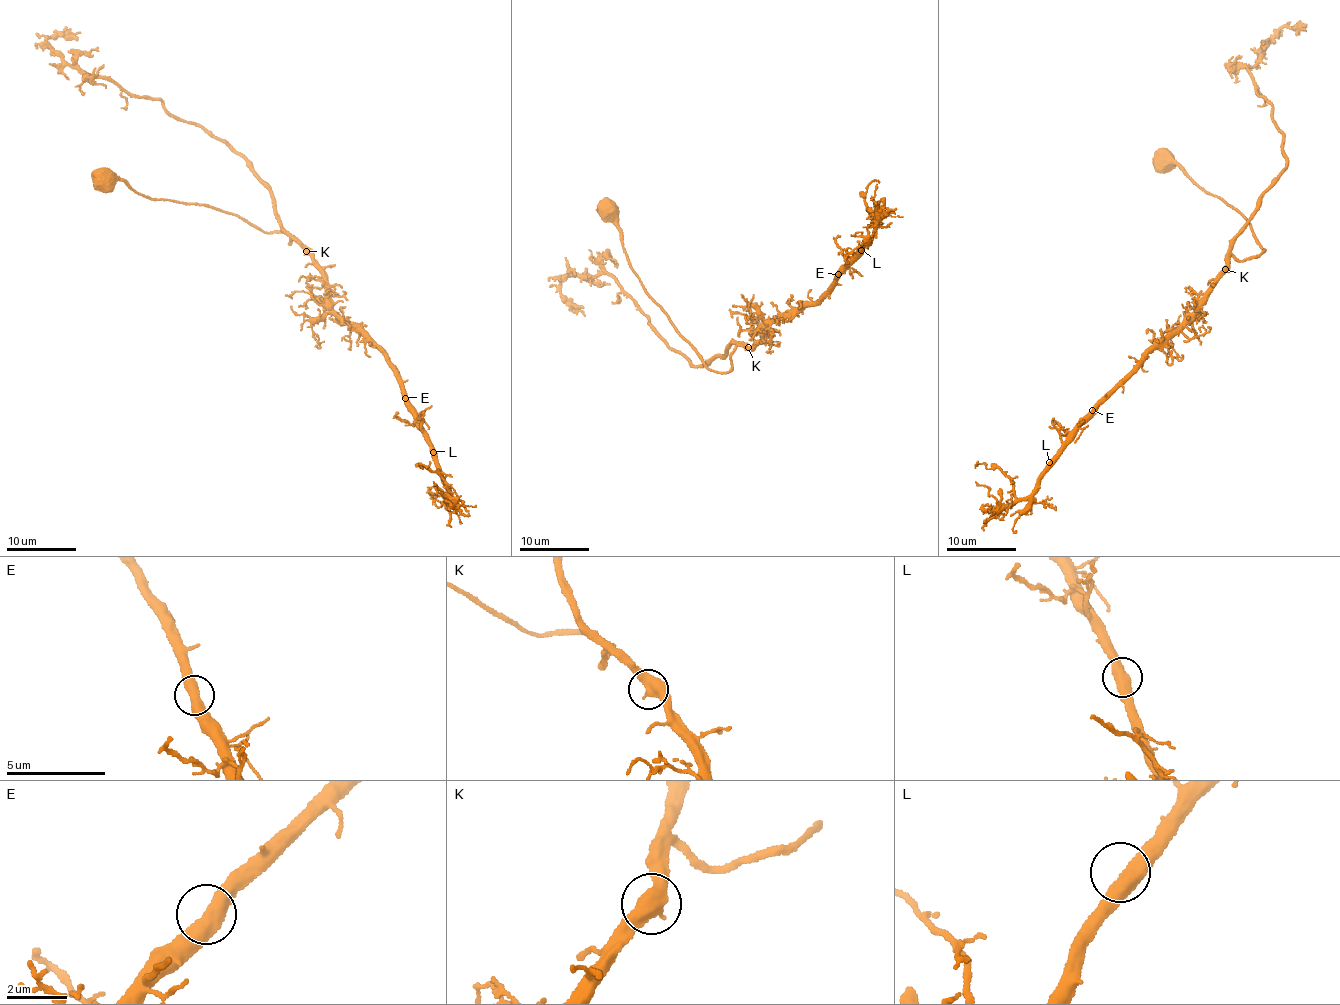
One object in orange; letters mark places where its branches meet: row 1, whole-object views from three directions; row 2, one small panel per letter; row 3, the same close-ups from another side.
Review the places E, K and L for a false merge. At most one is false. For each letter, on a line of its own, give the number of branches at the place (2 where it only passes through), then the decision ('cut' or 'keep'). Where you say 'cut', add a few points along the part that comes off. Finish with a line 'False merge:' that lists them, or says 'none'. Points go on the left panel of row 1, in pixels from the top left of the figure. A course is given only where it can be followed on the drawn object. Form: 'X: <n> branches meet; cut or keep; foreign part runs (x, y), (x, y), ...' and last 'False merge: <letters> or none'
E: 2 branches meet; keep
K: 2 branches meet; keep
L: 2 branches meet; keep
False merge: none

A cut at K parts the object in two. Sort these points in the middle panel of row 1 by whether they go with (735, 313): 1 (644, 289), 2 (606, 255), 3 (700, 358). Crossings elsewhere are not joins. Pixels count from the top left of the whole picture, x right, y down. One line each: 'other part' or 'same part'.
1: other part
2: same part
3: other part

